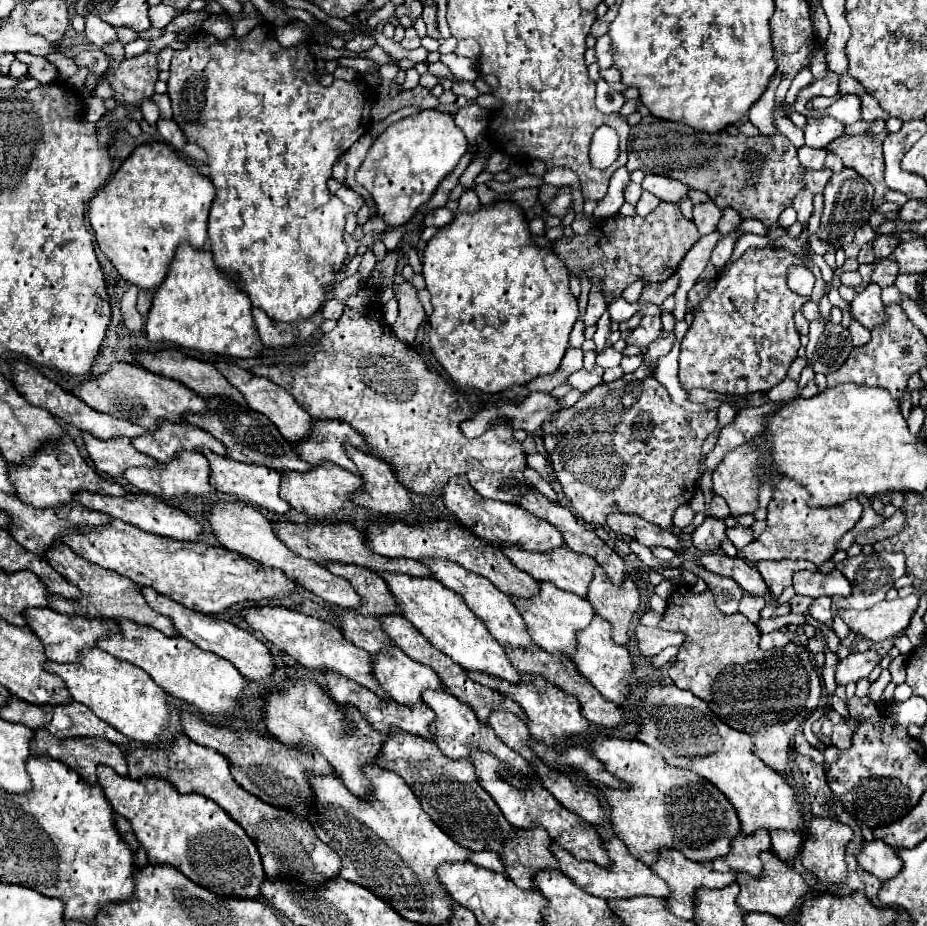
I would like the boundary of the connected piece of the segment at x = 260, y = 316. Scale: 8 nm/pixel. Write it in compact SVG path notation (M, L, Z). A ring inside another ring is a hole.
M257 307L253 309L253 317L255 317L259 337L267 347L285 347L295 341L293 325L273 321L267 317L267 313L263 309L257 309Z

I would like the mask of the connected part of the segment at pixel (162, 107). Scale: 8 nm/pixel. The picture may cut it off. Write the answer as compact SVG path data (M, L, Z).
M153 95L153 101L157 103L159 111L161 111L161 119L169 119L171 117L171 101L169 101L169 95Z

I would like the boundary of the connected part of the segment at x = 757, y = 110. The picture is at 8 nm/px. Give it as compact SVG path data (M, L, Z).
M779 74L775 76L773 81L769 83L767 91L763 93L763 97L751 107L749 111L749 121L763 133L763 135L773 135L777 133L775 125L773 125L773 95L781 82L781 77Z

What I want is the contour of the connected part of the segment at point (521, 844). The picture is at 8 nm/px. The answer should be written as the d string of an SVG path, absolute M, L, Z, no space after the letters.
M539 825L529 829L517 829L517 841L509 841L505 845L505 853L501 853L501 863L507 875L521 889L537 889L533 885L533 873L539 869L559 869L555 857L549 853L551 837Z

